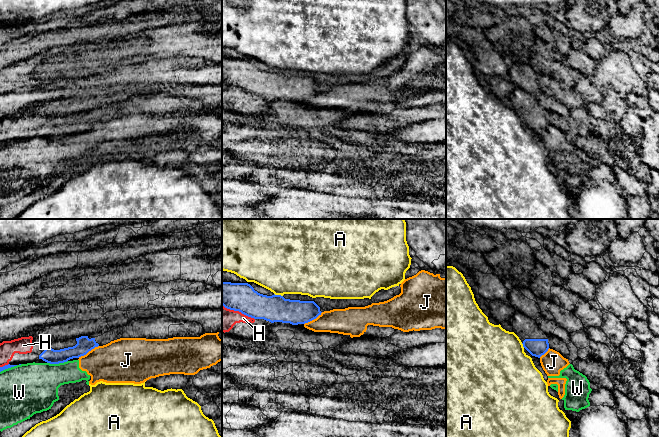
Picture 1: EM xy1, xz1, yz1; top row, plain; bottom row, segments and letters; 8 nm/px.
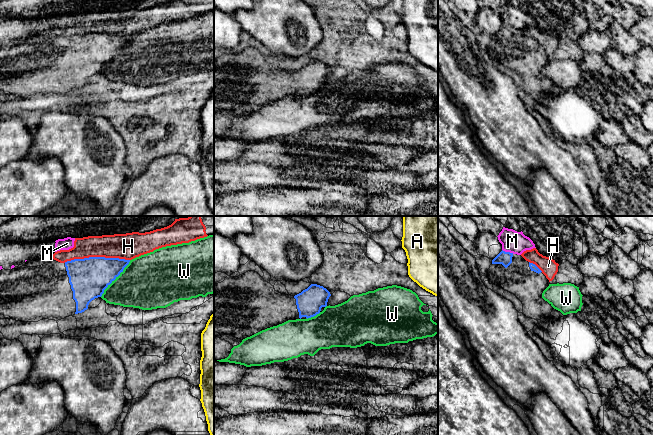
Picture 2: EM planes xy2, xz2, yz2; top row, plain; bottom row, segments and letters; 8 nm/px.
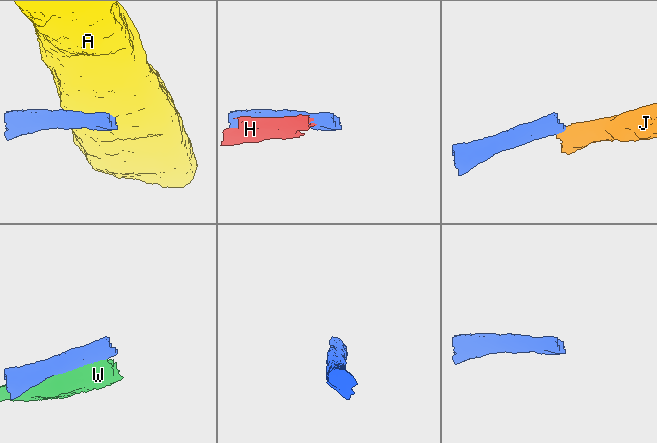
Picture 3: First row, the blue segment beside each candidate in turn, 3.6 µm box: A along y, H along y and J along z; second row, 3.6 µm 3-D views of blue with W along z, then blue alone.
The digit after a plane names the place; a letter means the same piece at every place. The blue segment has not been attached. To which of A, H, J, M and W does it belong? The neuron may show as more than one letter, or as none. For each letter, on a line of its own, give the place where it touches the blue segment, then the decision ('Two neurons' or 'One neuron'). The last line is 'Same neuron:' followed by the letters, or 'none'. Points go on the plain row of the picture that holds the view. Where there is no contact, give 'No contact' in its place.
A: Touches blue at xz1 (278, 71). Two neurons
H: Touches blue at xy2 (96, 33). Two neurons
J: Touches blue at xy1 (88, 127). Two neurons
M: Touches blue at yz2 (508, 28). Two neurons
W: Touches blue at xy2 (115, 54). Two neurons
Same neuron: none

